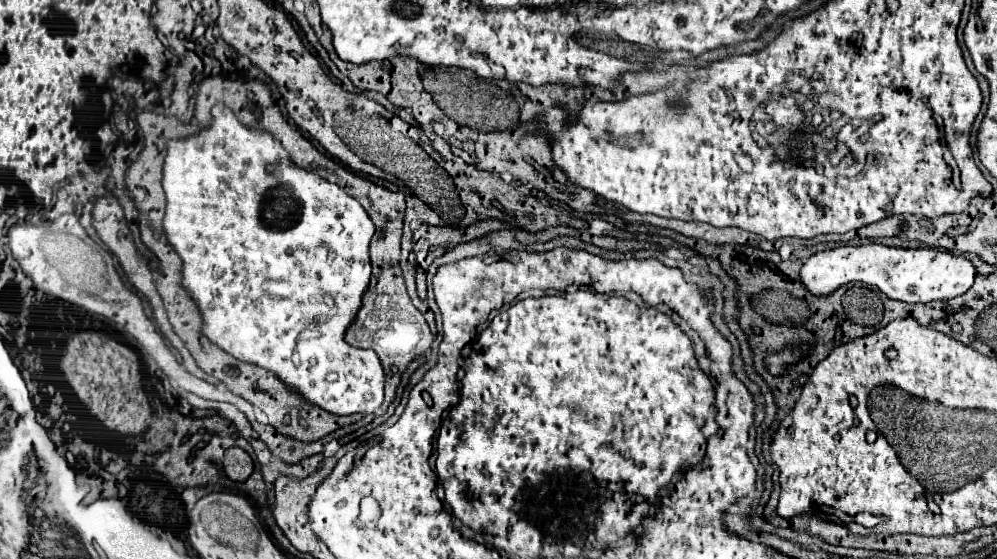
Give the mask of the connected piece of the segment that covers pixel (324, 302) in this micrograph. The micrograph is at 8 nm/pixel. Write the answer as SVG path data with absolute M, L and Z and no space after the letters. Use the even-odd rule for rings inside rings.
M214 106L212 108L212 124L210 128L202 130L196 136L172 140L168 142L168 152L164 160L164 192L166 192L166 216L164 216L164 230L168 236L168 242L172 242L174 250L180 254L184 262L184 286L188 288L190 296L196 300L202 318L204 318L204 336L208 336L212 342L216 342L222 350L232 354L238 360L252 362L258 366L264 366L266 370L272 370L282 378L288 386L292 386L298 394L302 394L308 402L334 412L334 414L368 414L380 408L384 400L384 372L382 364L378 362L378 356L374 350L362 350L352 348L344 342L344 330L356 316L356 310L360 308L360 298L368 286L370 280L370 256L368 256L368 244L374 234L374 224L368 218L366 210L350 198L340 186L330 184L322 180L320 176L300 170L298 166L288 162L288 156L280 148L280 144L268 134L268 132L256 132L242 126L236 116L226 106ZM268 164L280 164L280 170L268 172Z

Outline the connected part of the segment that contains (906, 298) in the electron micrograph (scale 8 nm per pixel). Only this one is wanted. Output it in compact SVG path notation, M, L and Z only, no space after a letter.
M882 244L840 246L834 250L818 252L810 256L800 270L802 284L814 294L830 294L842 284L864 282L878 286L888 298L902 302L932 302L960 296L972 286L974 276L974 266L964 256L954 256L950 252L940 252L934 248L906 250Z

